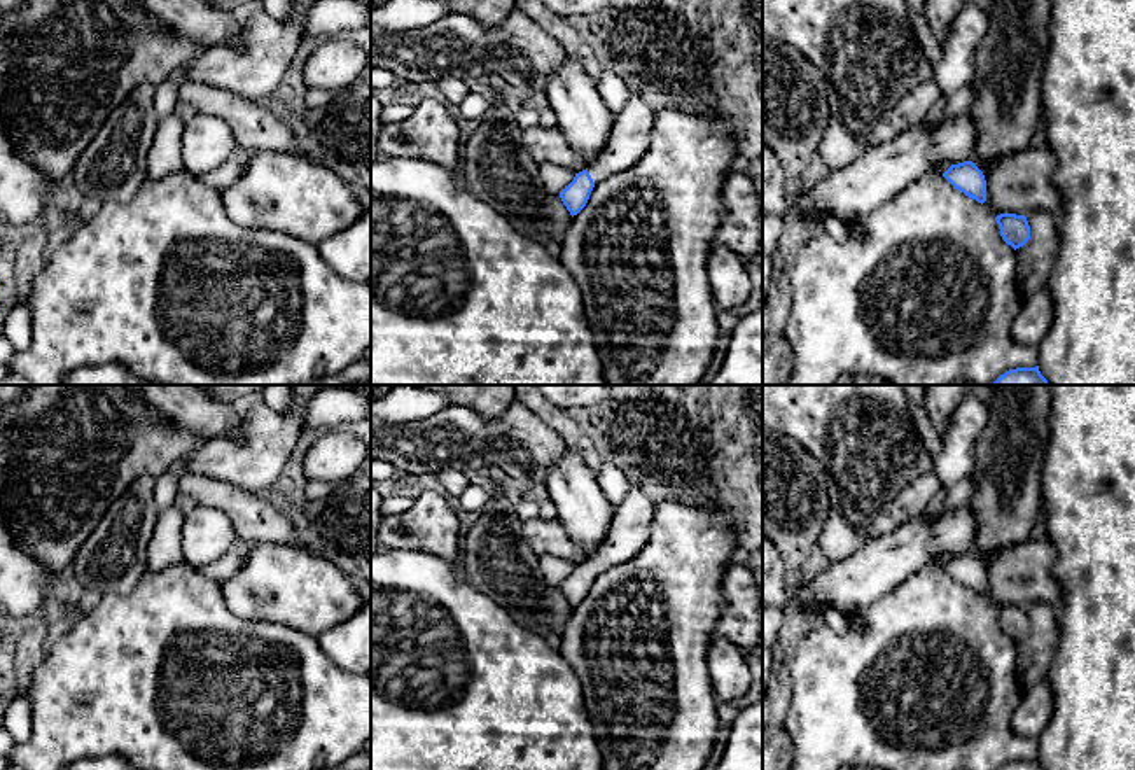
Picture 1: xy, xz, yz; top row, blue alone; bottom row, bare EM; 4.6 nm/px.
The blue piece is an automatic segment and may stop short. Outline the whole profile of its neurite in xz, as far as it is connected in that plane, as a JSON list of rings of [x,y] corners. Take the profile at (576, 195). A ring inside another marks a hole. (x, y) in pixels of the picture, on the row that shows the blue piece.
[[[640,80],[630,82],[628,103],[614,116],[602,156],[593,166],[575,173],[574,180],[560,192],[572,217],[586,206],[596,182],[633,166],[645,154],[652,119],[654,112],[642,98]]]

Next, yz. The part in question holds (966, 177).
[[[964,161],[951,164],[943,177],[960,192],[976,200],[978,203],[986,201],[986,180],[983,172],[972,163]]]

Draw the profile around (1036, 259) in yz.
[[[1049,212],[1027,215],[1030,240],[1016,248],[1018,289],[1023,301],[1048,284],[1060,252],[1058,220]]]

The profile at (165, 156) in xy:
[[[178,108],[157,126],[156,136],[147,154],[147,175],[154,180],[175,172],[184,172],[182,159],[184,119]]]

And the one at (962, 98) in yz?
[[[965,84],[962,89],[958,89],[953,96],[948,98],[946,107],[943,112],[937,114],[936,122],[950,121],[960,112],[965,112],[976,100],[978,93],[972,84]]]

